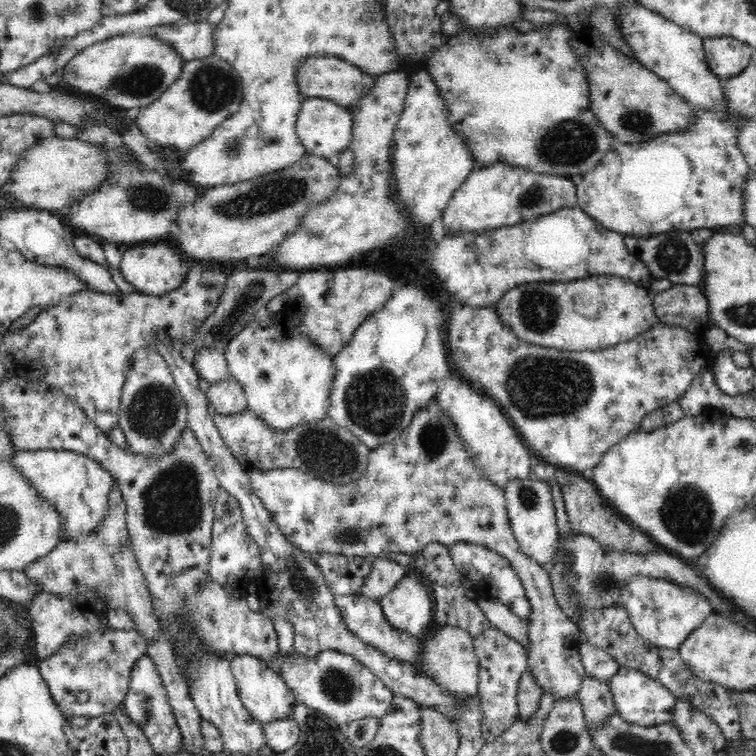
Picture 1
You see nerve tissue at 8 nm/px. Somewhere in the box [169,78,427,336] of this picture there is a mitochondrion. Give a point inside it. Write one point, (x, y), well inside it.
(269, 197)

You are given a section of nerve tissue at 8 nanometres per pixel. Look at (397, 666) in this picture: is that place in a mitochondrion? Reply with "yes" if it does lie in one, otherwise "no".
no

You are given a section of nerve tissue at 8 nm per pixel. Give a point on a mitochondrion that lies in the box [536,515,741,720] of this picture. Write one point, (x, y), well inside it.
(605, 582)

